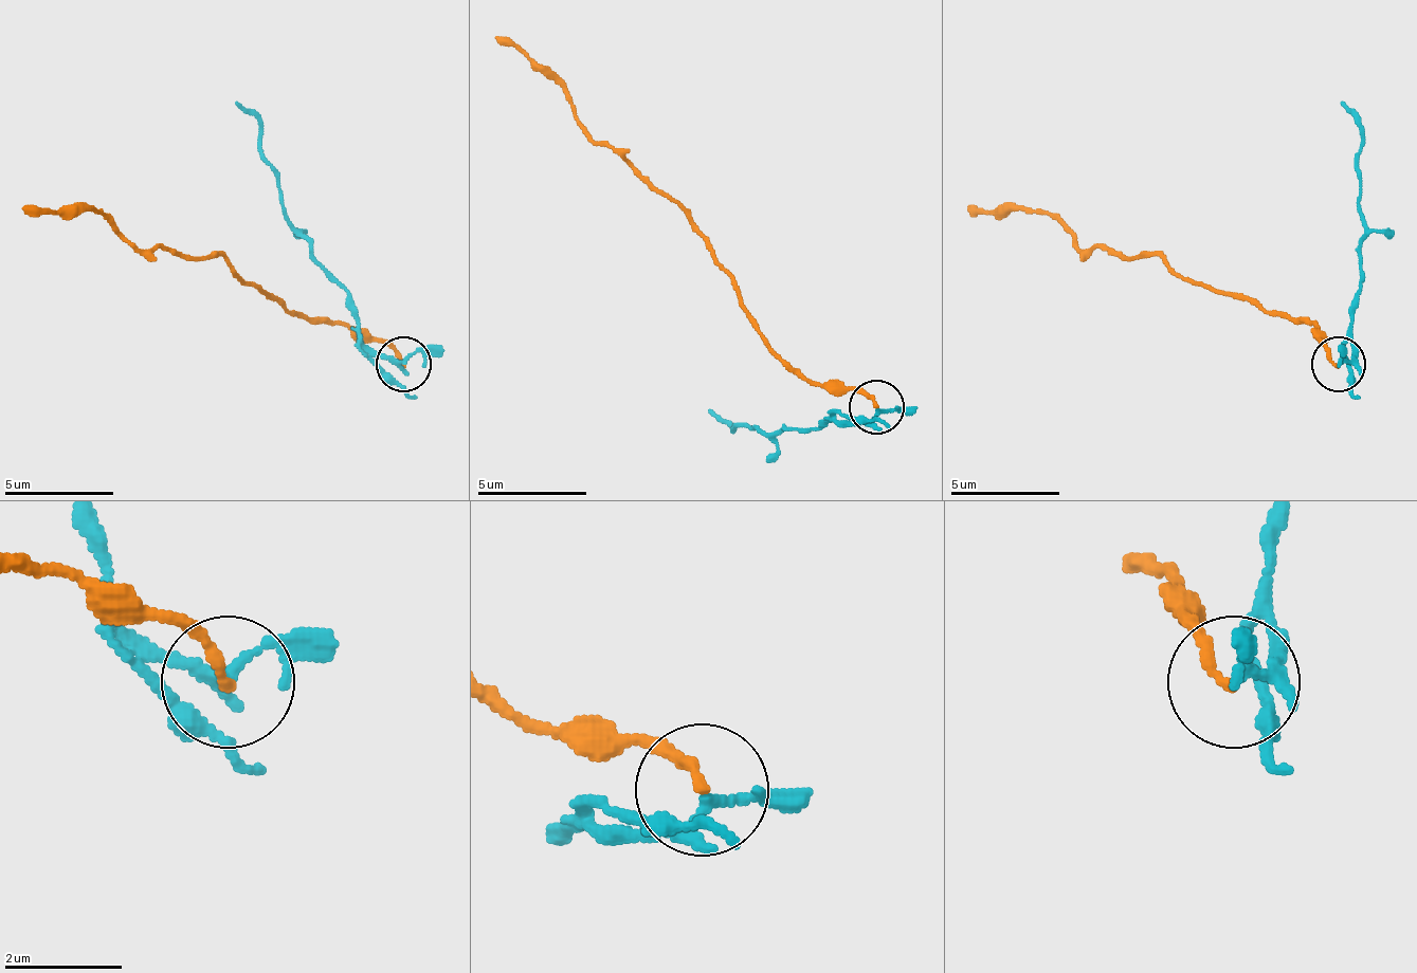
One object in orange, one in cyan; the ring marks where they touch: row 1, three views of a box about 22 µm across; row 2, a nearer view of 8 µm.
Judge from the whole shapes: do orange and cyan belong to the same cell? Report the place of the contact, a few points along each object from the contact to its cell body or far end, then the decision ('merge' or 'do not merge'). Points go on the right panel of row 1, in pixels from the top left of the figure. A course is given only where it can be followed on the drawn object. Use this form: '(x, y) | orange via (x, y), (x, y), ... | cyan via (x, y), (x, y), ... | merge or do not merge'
(1339, 364) | orange via (1337, 363), (1314, 325), (1200, 286), (1150, 253), (1085, 248), (1057, 220), (1024, 209), (969, 209) | cyan via (1342, 363), (1354, 358), (1354, 292), (1364, 225), (1359, 127), (1342, 99) | do not merge

